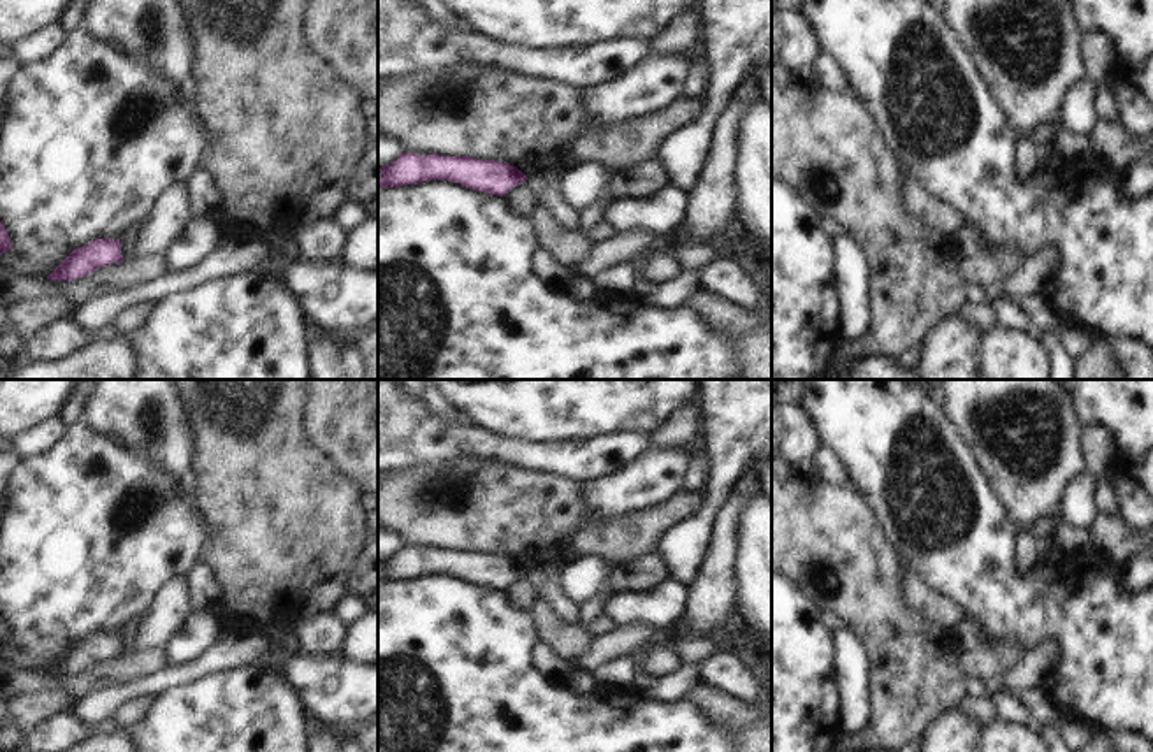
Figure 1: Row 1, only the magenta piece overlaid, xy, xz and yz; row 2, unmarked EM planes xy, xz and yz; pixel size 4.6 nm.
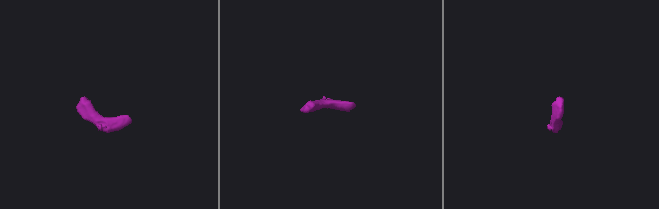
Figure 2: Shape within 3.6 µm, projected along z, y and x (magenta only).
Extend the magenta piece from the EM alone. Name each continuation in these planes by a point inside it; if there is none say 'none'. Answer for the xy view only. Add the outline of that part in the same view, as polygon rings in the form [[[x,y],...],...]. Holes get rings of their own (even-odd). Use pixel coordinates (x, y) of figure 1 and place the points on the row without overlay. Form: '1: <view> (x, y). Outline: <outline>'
none.

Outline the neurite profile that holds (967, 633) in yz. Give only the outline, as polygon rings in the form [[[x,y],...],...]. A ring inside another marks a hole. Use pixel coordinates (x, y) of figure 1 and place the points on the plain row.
[[[967,615],[953,631],[960,650],[975,650],[979,647],[990,647],[993,640],[981,629],[977,622]]]

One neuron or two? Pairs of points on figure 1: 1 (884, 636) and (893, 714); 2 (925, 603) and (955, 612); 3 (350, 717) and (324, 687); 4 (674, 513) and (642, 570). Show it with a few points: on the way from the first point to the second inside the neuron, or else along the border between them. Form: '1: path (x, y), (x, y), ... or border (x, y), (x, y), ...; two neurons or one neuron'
1: path (893, 656), (893, 694); one neuron
2: path (932, 603), (948, 612); one neuron
3: path (347, 710), (331, 694); one neuron
4: border (654, 550), (616, 566); two neurons

